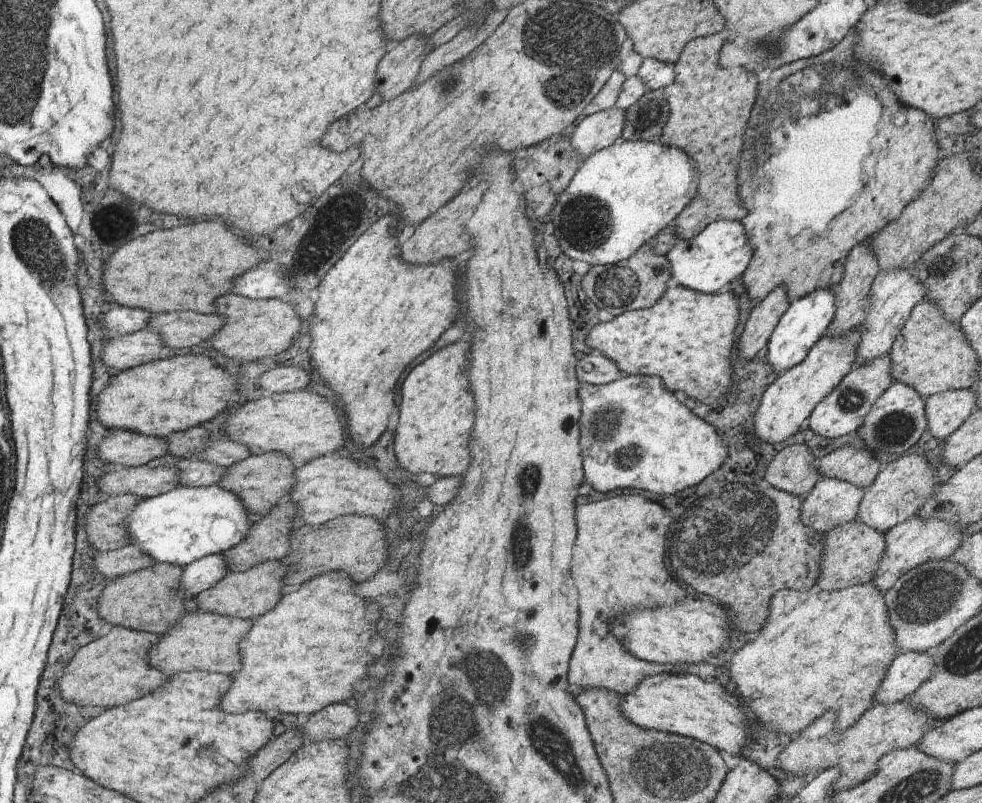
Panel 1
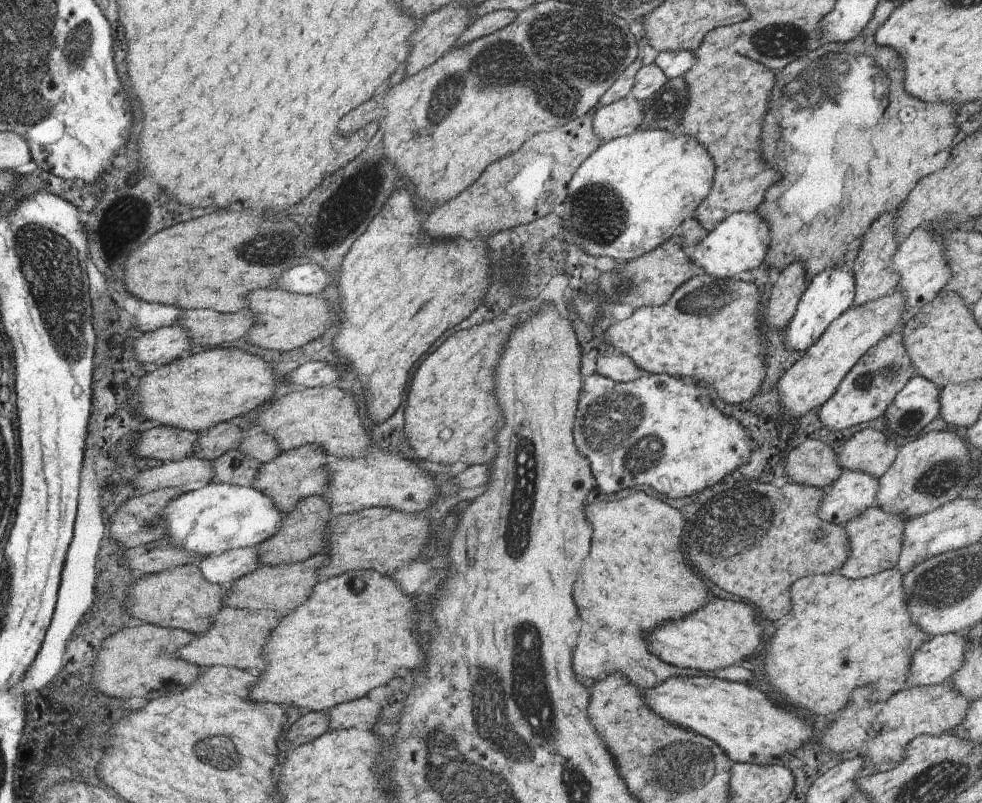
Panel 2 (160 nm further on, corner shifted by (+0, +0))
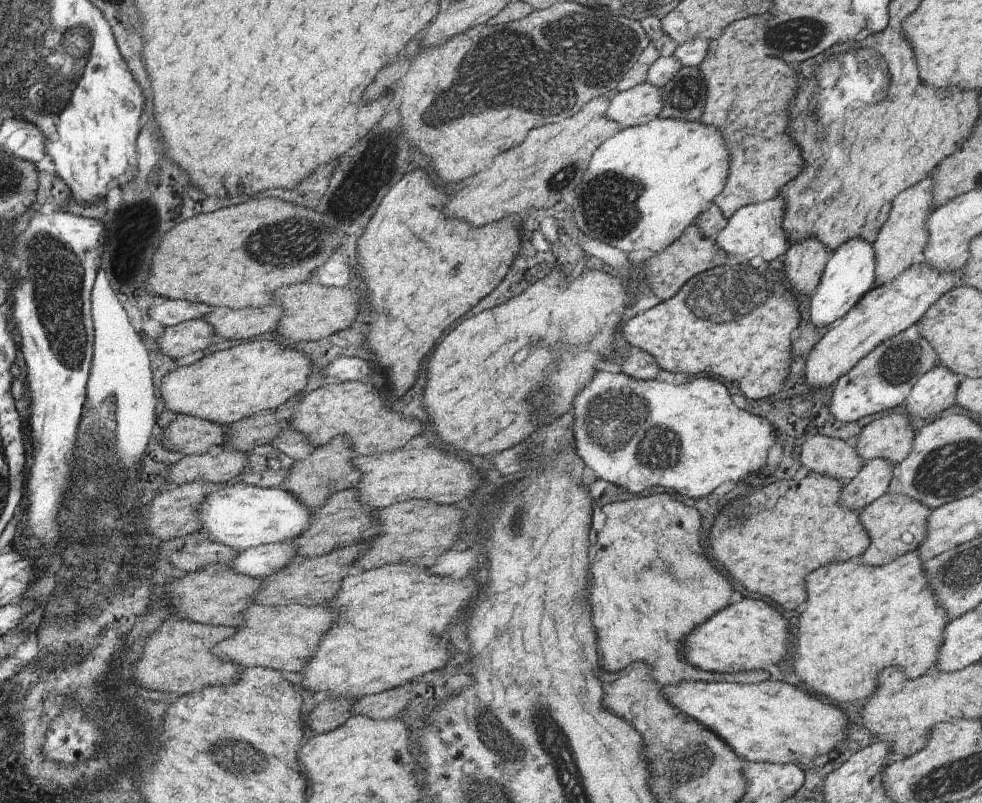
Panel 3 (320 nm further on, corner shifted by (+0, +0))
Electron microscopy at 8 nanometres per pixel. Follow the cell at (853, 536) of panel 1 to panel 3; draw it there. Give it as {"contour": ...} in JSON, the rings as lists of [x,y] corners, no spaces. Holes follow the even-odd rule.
{"contour":[[[884,493],[860,512],[860,520],[869,534],[870,544],[859,556],[858,563],[882,566],[901,557],[907,552],[918,549],[927,537],[927,518],[931,513],[923,502],[903,494]]]}

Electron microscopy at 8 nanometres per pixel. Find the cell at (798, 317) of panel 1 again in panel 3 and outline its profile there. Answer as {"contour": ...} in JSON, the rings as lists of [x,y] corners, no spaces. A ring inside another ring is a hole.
{"contour":[[[852,237],[834,250],[810,302],[809,312],[813,324],[822,328],[844,317],[874,286],[876,263],[873,243],[860,237]]]}

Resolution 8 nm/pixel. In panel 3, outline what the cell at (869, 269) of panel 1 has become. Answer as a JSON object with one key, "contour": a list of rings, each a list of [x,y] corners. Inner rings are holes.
{"contour":[[[928,176],[894,197],[888,218],[873,242],[877,262],[875,281],[890,282],[922,258],[929,237],[927,218],[934,212],[933,186],[933,178]]]}

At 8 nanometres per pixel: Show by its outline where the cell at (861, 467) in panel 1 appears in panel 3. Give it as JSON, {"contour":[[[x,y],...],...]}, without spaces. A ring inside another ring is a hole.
{"contour":[[[892,412],[870,422],[852,442],[865,462],[878,457],[898,464],[910,454],[916,432],[906,414]]]}

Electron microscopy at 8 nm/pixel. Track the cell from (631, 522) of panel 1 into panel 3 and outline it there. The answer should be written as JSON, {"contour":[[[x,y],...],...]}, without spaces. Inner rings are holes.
{"contour":[[[661,491],[654,495],[640,498],[630,498],[630,500],[623,500],[620,504],[610,504],[604,508],[606,516],[608,516],[608,522],[606,522],[606,528],[598,534],[598,544],[596,544],[596,556],[594,556],[594,566],[592,566],[592,594],[590,594],[590,602],[592,602],[592,622],[598,630],[598,650],[594,655],[596,659],[601,663],[602,668],[611,673],[618,673],[630,666],[637,664],[645,667],[648,670],[653,670],[655,681],[664,687],[666,685],[677,685],[683,682],[729,682],[729,683],[741,683],[747,685],[750,683],[759,683],[770,678],[770,674],[766,670],[760,669],[759,671],[746,671],[746,672],[710,672],[705,671],[696,666],[692,666],[685,658],[682,658],[684,654],[681,652],[681,648],[685,644],[685,638],[689,636],[693,630],[700,626],[703,622],[706,622],[710,617],[713,617],[718,610],[726,608],[730,604],[730,598],[734,594],[734,588],[732,584],[726,580],[726,576],[722,576],[714,566],[712,562],[704,556],[704,546],[694,546],[694,542],[698,540],[700,542],[700,522],[702,522],[702,516],[696,508],[692,506],[686,506],[684,502],[678,502],[680,498]]]}

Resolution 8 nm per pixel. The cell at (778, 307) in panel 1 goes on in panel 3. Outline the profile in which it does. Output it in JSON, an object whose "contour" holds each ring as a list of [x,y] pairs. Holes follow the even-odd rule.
{"contour":[[[808,237],[792,244],[784,255],[787,282],[793,285],[795,292],[813,294],[820,282],[828,259],[832,256],[832,252],[827,249],[826,245],[823,245],[819,238]]]}

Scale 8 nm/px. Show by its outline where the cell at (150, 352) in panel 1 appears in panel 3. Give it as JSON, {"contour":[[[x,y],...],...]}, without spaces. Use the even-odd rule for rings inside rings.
{"contour":[[[192,319],[166,327],[156,342],[159,352],[177,359],[212,346],[213,332],[213,326],[206,319]]]}

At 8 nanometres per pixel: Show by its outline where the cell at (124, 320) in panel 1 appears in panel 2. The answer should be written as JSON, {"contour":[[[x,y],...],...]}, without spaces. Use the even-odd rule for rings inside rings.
{"contour":[[[144,303],[134,316],[134,324],[138,330],[147,333],[148,331],[178,324],[185,312],[185,309],[177,306],[162,303]]]}

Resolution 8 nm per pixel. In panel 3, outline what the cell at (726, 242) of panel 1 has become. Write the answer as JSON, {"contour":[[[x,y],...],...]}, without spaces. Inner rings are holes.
{"contour":[[[782,197],[752,203],[738,209],[728,220],[722,232],[715,238],[719,249],[730,258],[748,264],[754,256],[761,256],[765,262],[783,258],[790,248],[789,240],[783,229],[783,218],[787,204]]]}

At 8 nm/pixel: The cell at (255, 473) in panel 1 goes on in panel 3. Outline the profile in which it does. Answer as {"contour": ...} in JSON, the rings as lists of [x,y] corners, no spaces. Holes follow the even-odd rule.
{"contour":[[[336,437],[334,440],[320,445],[315,451],[301,461],[296,461],[290,470],[289,477],[285,482],[286,490],[297,495],[306,506],[319,508],[328,502],[329,497],[352,486],[352,472],[342,472],[344,460],[350,460],[350,454],[356,454],[349,438]]]}

